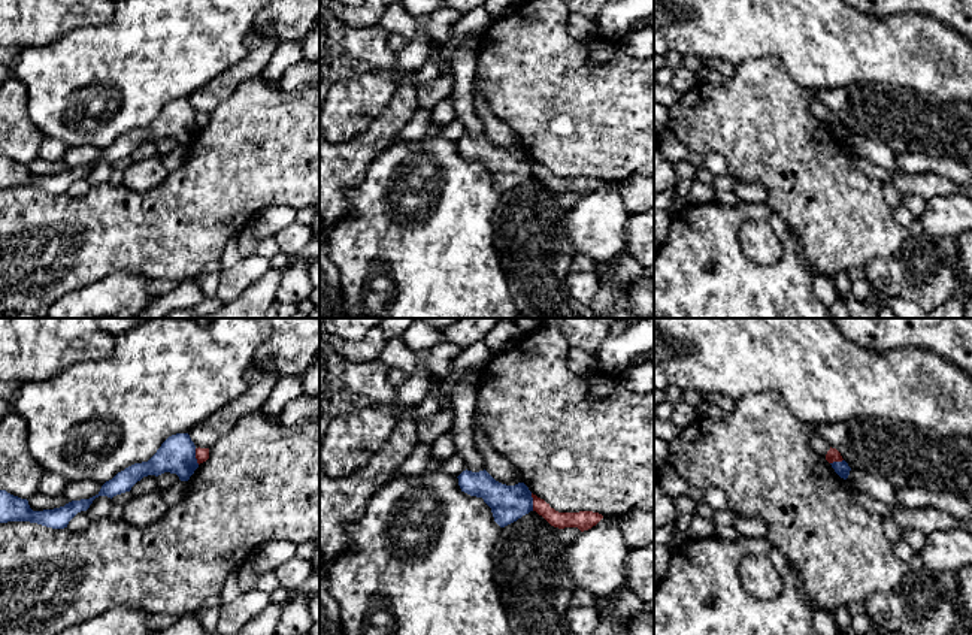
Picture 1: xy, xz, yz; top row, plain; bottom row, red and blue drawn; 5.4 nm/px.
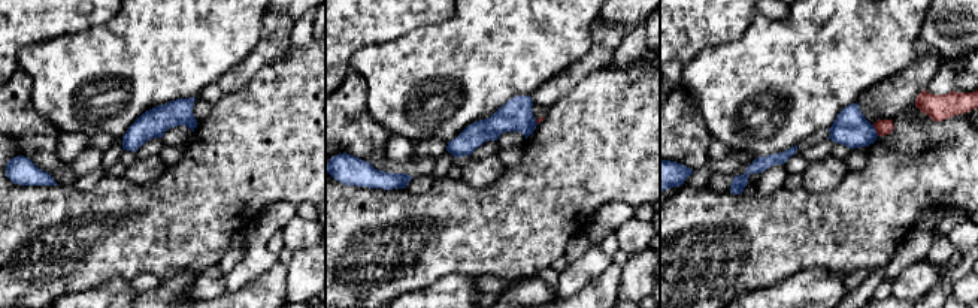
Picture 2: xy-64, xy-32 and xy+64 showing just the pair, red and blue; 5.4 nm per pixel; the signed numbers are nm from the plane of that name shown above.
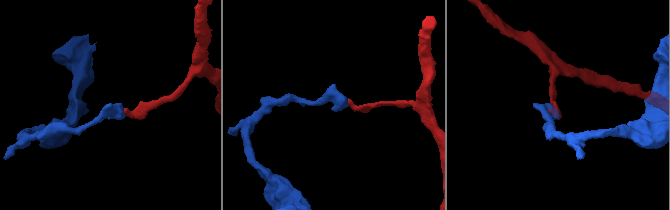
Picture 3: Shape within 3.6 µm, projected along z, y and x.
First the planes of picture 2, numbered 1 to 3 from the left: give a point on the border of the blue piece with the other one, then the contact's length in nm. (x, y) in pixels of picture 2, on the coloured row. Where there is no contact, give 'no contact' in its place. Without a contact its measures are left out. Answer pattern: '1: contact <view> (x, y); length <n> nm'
1: no contact
2: contact xy-32 (536, 121); length 30 nm
3: contact xy+64 (875, 129); length 70 nm

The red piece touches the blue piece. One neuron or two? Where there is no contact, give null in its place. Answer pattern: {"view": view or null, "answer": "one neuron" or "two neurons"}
{"view": "xz", "answer": "two neurons"}

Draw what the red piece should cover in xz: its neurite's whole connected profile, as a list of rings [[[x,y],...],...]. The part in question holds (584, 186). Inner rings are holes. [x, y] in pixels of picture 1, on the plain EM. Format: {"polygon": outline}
{"polygon": [[[532,158],[533,163],[533,176],[542,181],[551,191],[564,194],[564,193],[578,193],[581,197],[596,191],[603,181],[593,176],[579,176],[579,178],[558,178],[549,172],[543,164]]]}

